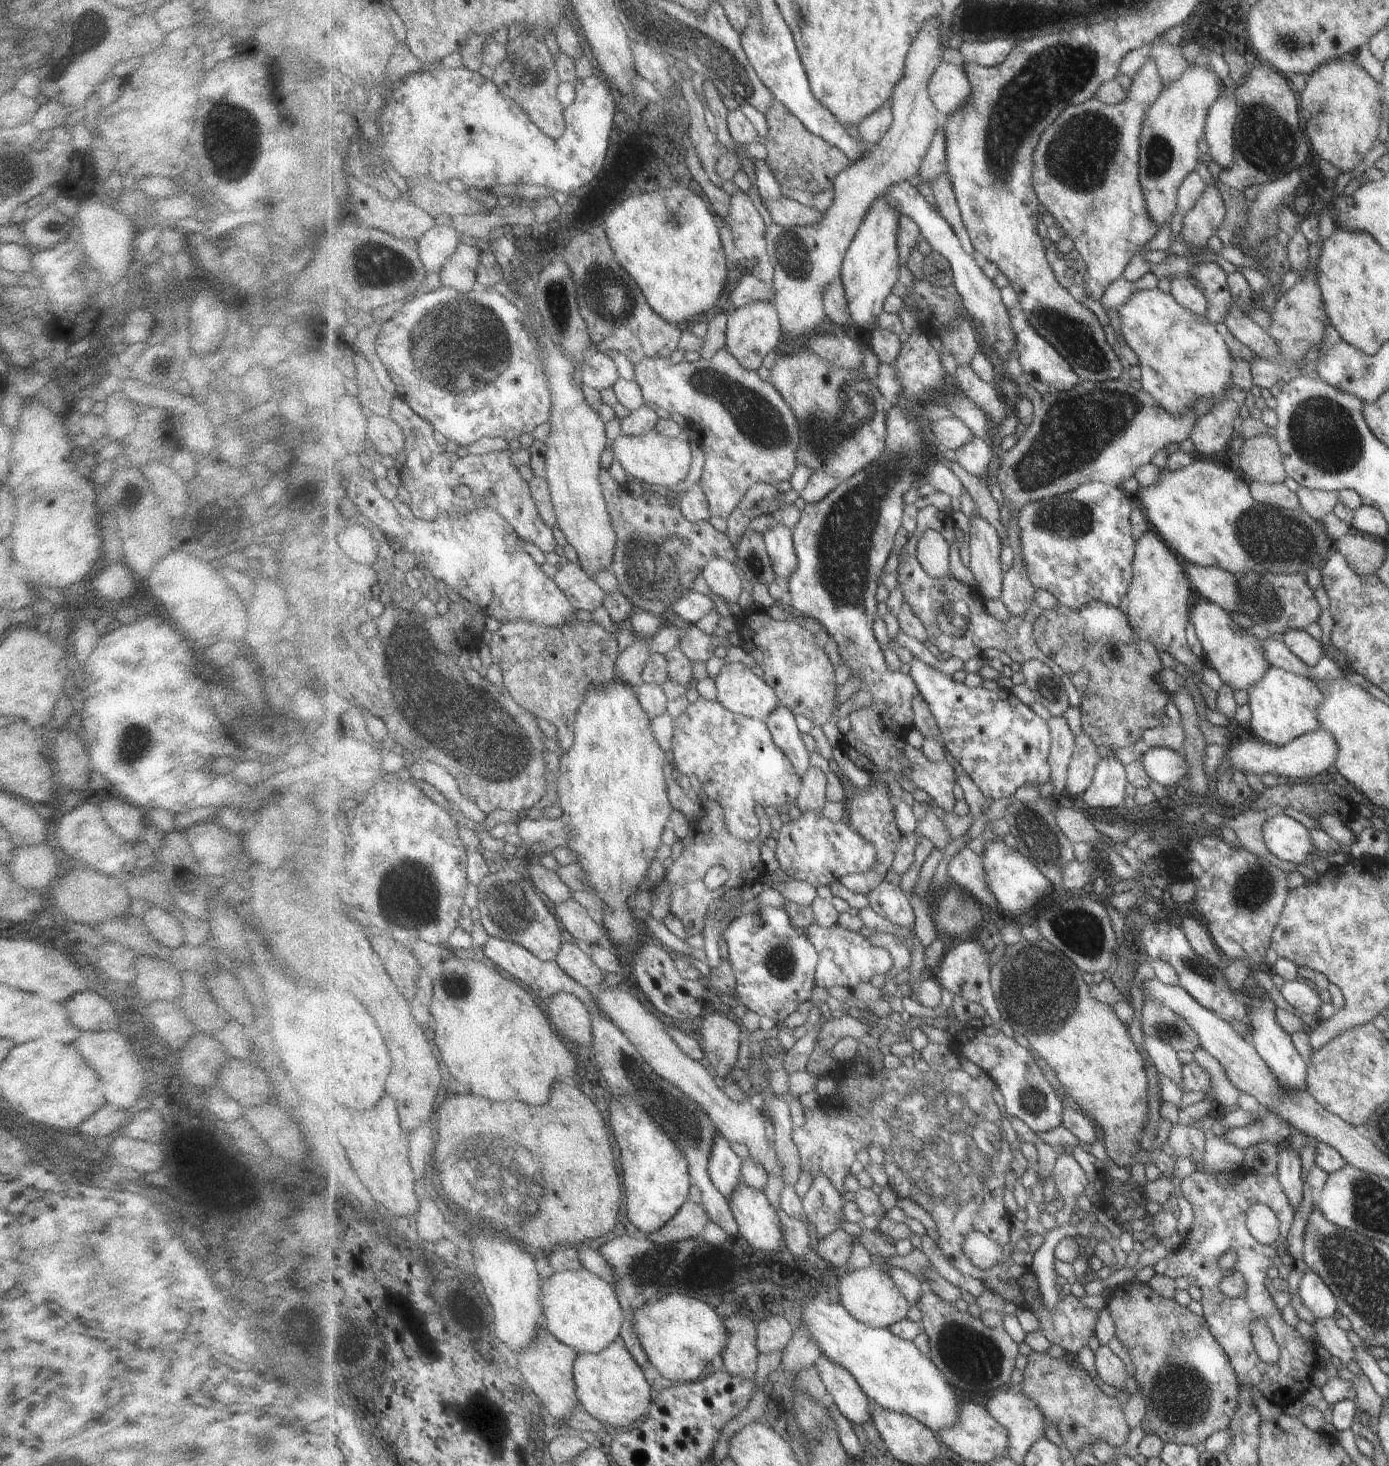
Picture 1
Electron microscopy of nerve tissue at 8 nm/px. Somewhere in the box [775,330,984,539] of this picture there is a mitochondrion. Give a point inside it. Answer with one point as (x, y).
(829, 431)

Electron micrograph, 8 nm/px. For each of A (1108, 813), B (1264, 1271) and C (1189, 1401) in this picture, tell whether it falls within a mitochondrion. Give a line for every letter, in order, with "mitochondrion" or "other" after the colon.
A: other
B: other
C: mitochondrion

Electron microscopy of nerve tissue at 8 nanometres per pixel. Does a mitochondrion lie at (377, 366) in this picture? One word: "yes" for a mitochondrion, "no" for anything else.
no

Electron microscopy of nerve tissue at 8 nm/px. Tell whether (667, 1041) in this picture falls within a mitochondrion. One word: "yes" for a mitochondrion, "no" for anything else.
no

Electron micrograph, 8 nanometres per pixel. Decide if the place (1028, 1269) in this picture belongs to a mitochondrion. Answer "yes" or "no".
no

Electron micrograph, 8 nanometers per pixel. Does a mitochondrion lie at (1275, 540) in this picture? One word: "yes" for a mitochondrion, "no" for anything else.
yes

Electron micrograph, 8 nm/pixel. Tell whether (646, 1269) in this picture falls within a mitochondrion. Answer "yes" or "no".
yes

